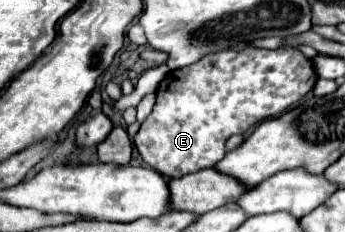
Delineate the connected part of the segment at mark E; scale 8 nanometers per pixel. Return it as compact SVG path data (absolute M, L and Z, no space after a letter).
M246 47L242 51L216 51L208 53L194 65L170 71L156 93L156 105L152 113L142 123L140 131L134 137L134 145L150 167L166 177L184 177L188 173L200 171L204 167L214 167L224 155L224 143L232 135L246 135L262 119L278 117L296 105L306 93L312 91L316 83L316 71L312 61L298 49L254 49Z

